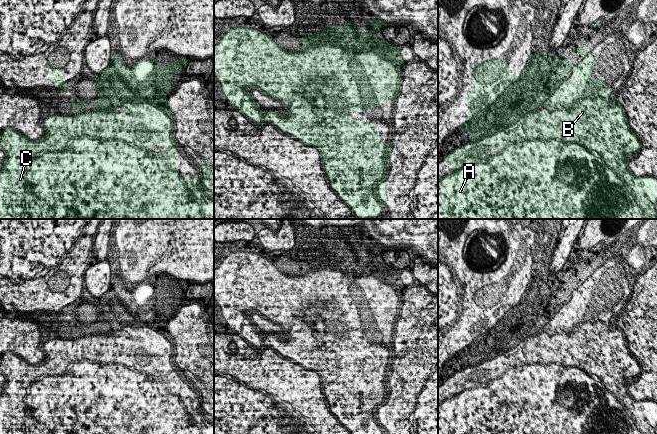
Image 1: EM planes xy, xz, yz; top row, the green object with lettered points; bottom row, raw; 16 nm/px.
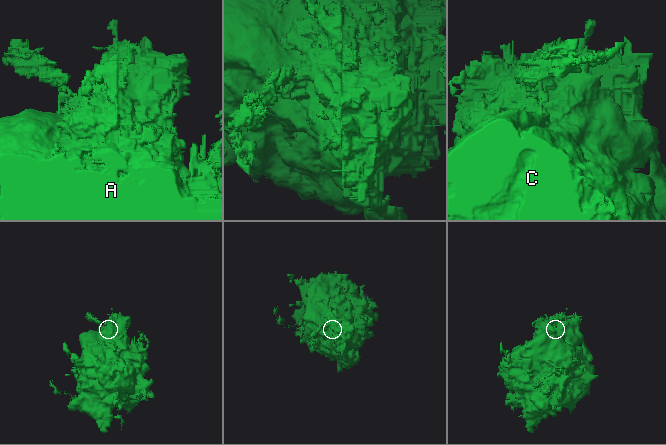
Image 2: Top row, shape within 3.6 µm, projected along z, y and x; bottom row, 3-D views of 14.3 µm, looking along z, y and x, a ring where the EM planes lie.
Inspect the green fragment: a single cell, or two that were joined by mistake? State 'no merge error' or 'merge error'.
no merge error

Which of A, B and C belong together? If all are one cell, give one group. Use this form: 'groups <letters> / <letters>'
groups A B C

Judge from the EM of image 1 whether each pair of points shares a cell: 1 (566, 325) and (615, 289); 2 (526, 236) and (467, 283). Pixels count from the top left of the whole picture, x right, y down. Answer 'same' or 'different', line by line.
1: same
2: same

